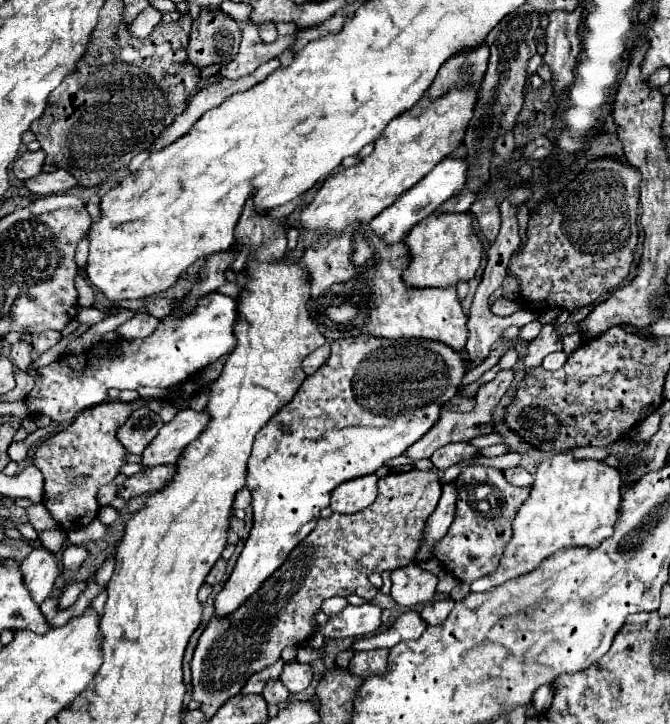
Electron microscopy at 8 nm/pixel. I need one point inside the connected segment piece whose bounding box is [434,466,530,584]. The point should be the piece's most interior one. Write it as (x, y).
(482, 526)

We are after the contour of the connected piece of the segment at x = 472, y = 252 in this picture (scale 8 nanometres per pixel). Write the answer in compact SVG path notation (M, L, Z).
M462 212L460 214L430 214L426 220L416 224L412 228L412 232L408 232L404 242L408 246L410 264L402 272L402 280L404 280L406 286L412 286L412 288L452 288L458 282L472 280L478 266L480 266L482 244L480 244L480 240L476 238L476 234L472 230L470 214L462 214Z

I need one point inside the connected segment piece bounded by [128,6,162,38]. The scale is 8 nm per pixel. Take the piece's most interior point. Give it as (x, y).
(144, 24)

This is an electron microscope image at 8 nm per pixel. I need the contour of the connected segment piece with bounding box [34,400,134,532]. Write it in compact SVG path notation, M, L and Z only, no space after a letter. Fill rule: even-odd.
M102 402L96 408L88 410L86 414L78 416L66 430L46 438L36 454L34 454L34 466L44 474L44 500L42 504L48 508L50 516L58 522L58 526L64 532L88 526L98 516L98 488L112 482L120 468L126 464L126 448L116 438L118 428L126 422L134 408L126 406L124 402ZM86 474L88 482L84 486L70 486L70 482Z

